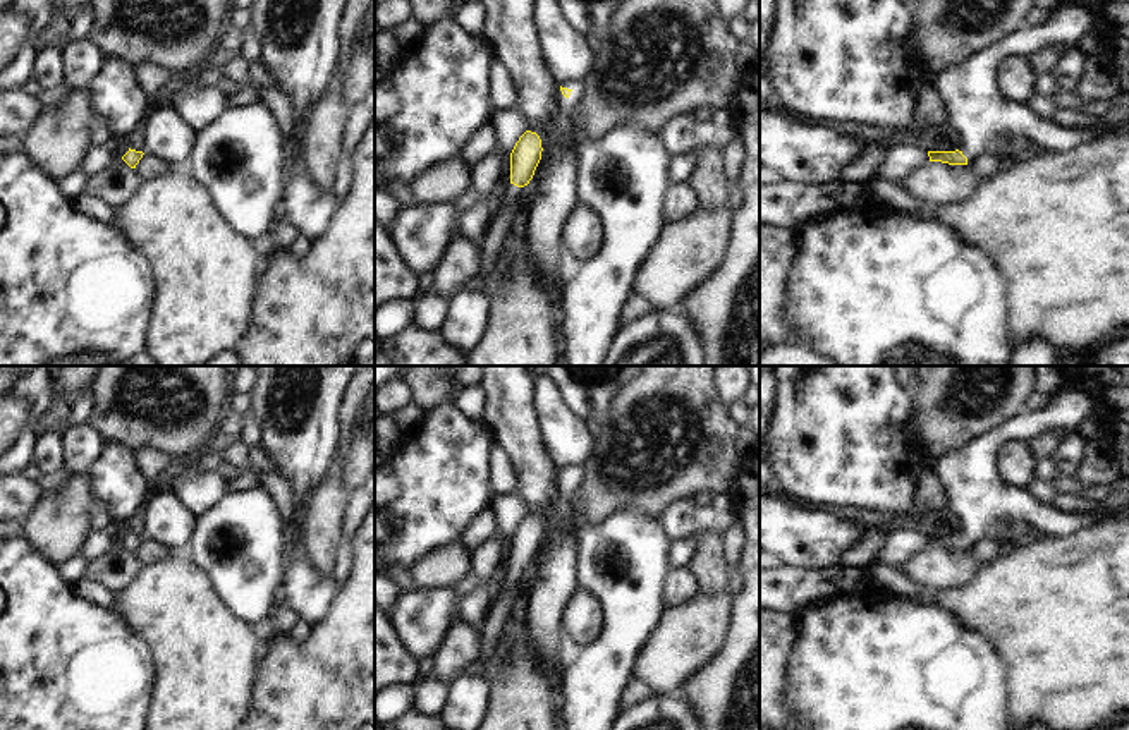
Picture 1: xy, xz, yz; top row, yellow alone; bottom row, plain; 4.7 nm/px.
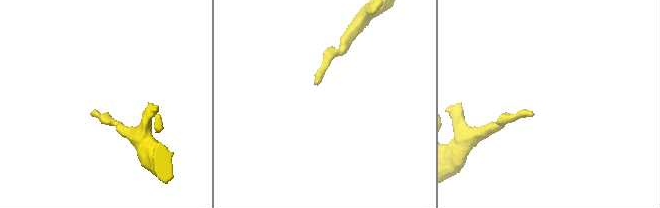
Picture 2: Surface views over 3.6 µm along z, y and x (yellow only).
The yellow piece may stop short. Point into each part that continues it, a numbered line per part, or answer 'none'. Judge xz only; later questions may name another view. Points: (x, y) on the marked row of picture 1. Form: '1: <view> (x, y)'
1: xz (506, 196)

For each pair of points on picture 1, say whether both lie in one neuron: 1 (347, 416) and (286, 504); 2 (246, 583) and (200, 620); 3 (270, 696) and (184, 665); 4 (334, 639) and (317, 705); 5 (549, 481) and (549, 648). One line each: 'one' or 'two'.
1: two
2: two
3: two
4: one
5: one

